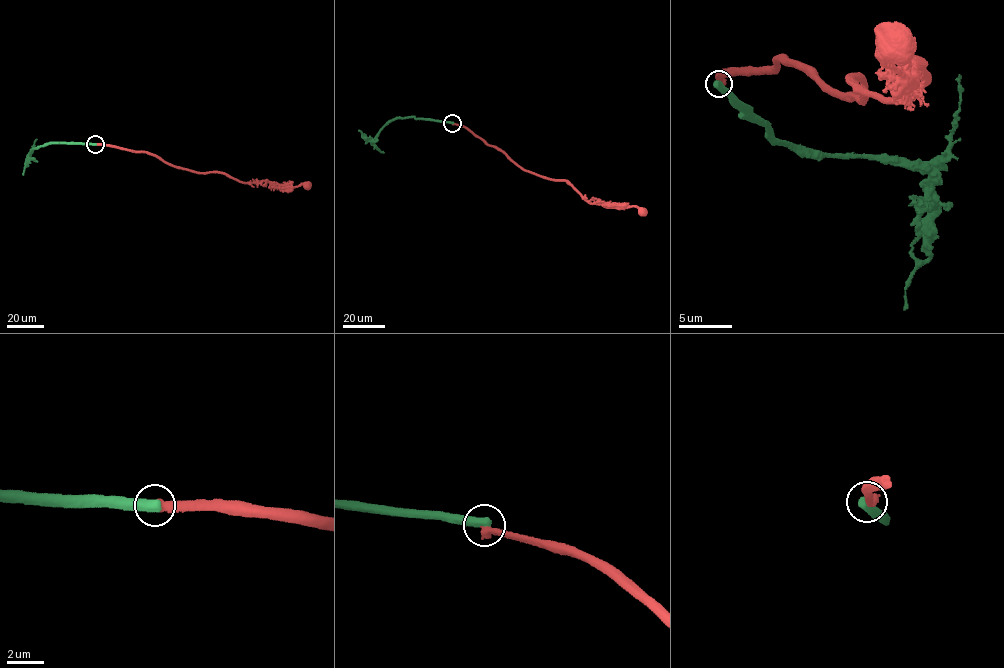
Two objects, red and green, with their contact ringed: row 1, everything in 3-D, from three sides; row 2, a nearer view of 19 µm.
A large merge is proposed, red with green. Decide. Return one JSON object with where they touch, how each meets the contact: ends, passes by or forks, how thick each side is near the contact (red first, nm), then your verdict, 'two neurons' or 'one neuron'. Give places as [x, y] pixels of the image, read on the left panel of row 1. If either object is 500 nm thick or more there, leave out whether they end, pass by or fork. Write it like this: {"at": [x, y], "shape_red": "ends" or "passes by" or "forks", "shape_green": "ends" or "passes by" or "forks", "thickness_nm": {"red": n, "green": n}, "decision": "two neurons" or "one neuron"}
{"at": [95, 144], "thickness_nm": {"red": 480, "green": 600}, "decision": "one neuron"}

